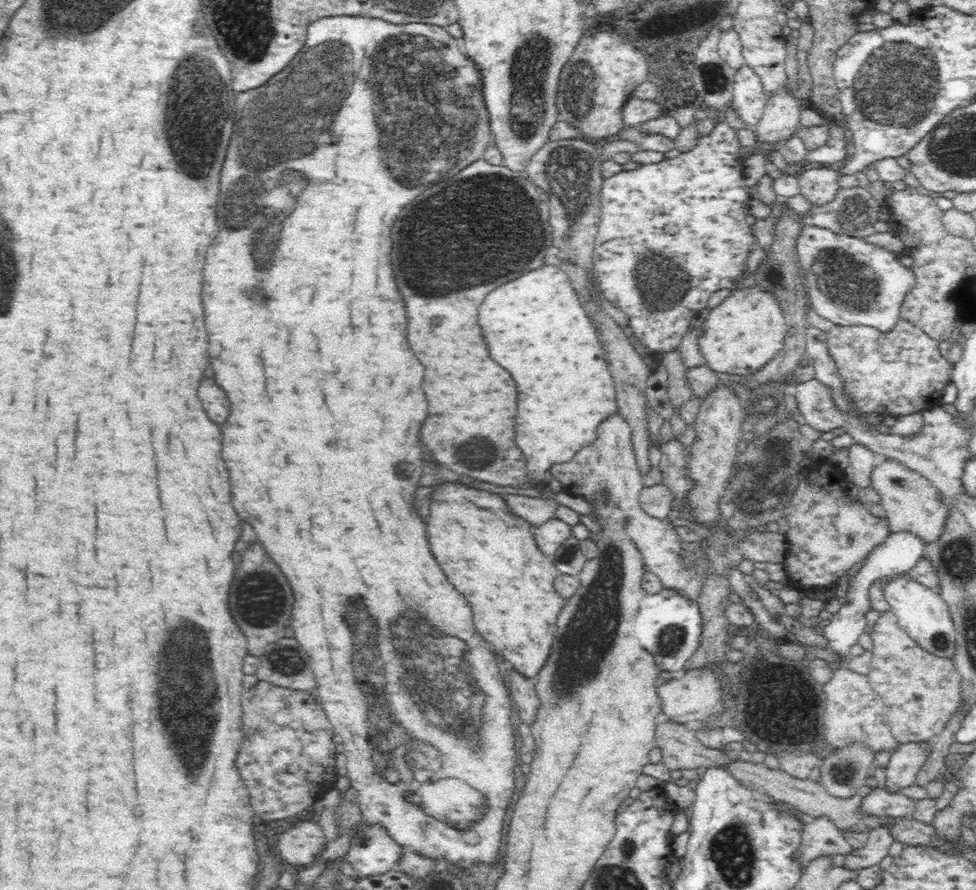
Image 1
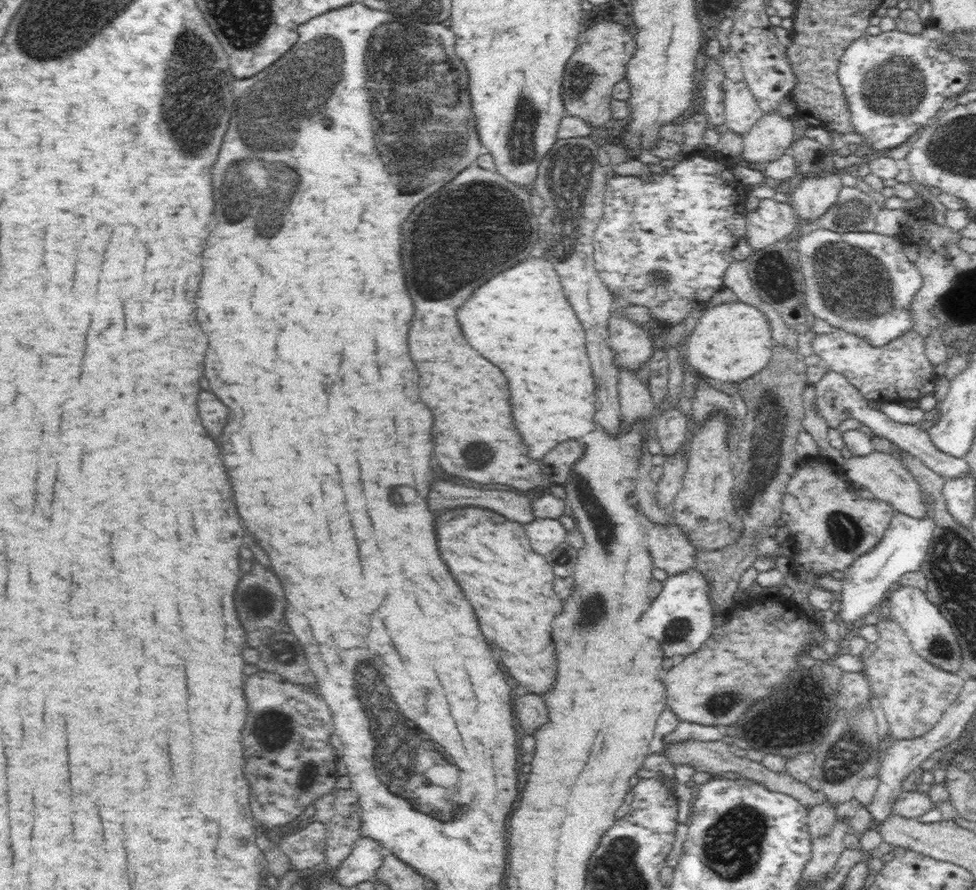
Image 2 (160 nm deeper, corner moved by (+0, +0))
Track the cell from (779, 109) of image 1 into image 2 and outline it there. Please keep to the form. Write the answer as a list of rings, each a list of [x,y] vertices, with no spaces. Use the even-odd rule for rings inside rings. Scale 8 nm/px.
[[[777,110],[766,112],[756,121],[756,124],[749,128],[748,132],[743,134],[743,151],[742,158],[748,162],[764,162],[769,163],[780,156],[786,154],[786,150],[790,148],[794,140],[794,126],[792,120],[782,117]]]

